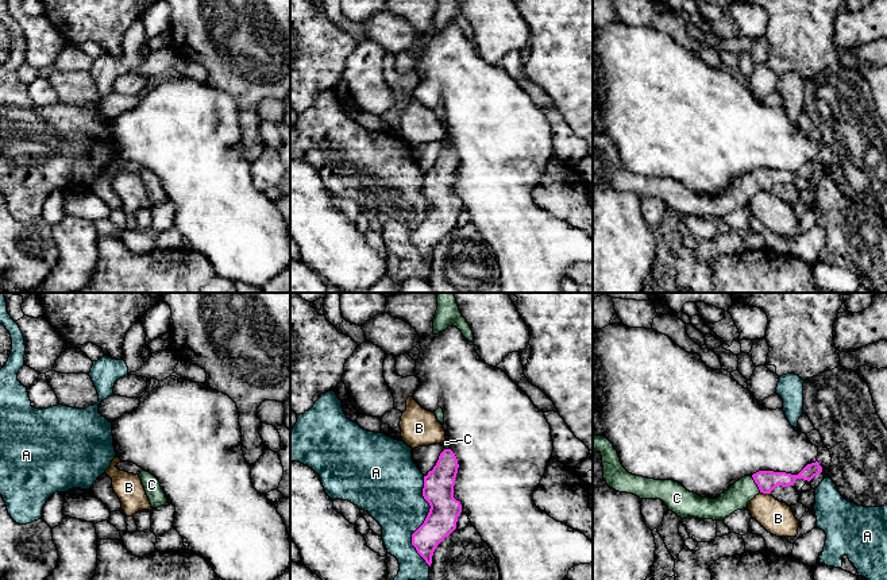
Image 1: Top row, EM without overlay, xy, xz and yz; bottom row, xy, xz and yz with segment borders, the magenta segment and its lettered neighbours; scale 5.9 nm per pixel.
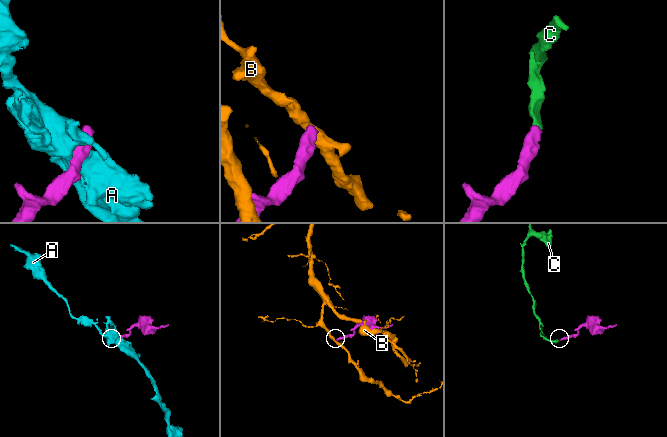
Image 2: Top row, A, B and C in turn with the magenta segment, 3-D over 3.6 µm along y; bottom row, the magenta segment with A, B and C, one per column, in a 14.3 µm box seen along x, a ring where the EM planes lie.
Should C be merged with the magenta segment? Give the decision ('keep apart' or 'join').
join

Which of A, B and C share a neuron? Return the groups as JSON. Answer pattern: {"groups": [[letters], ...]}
{"groups": [["A"], ["B"], ["C"]]}

